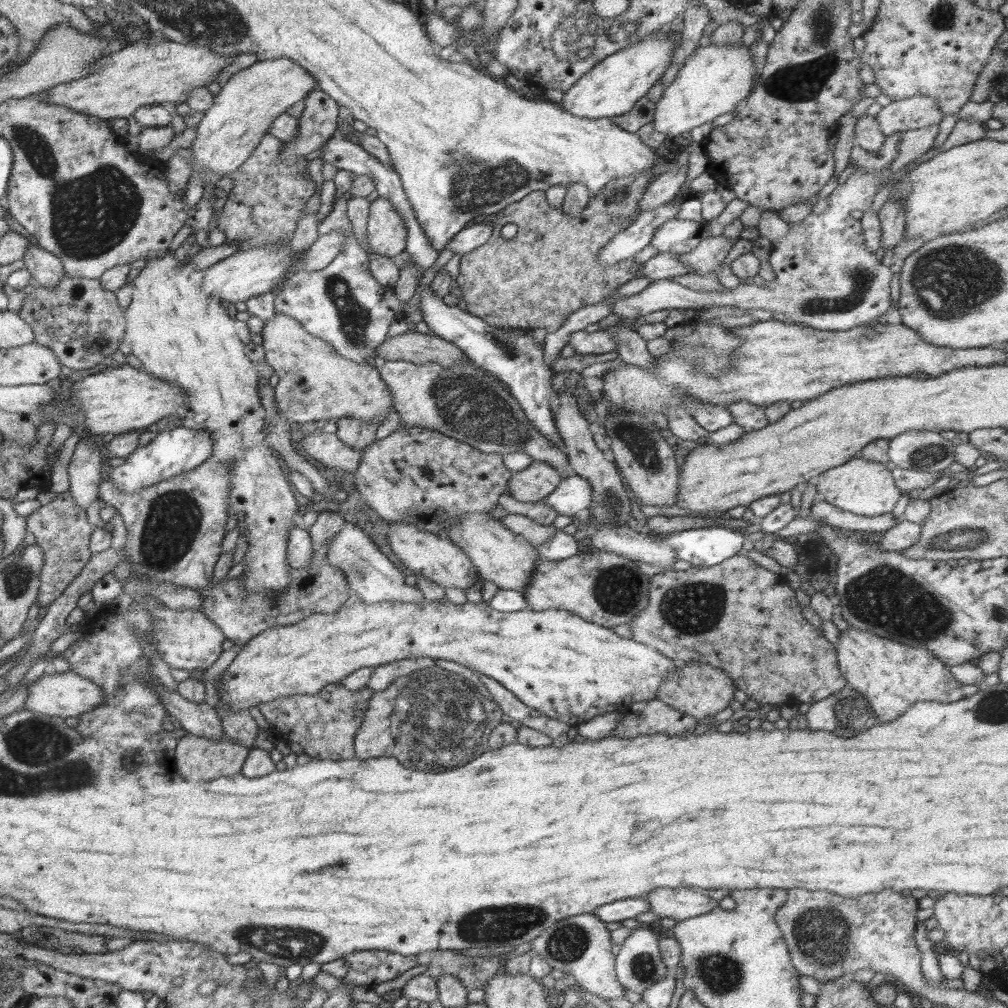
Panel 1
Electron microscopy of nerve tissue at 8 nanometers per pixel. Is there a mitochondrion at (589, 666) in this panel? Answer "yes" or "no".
no

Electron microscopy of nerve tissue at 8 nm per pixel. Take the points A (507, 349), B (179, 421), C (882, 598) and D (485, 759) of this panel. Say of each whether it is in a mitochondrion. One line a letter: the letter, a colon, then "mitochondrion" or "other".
A: mitochondrion
B: other
C: mitochondrion
D: mitochondrion

